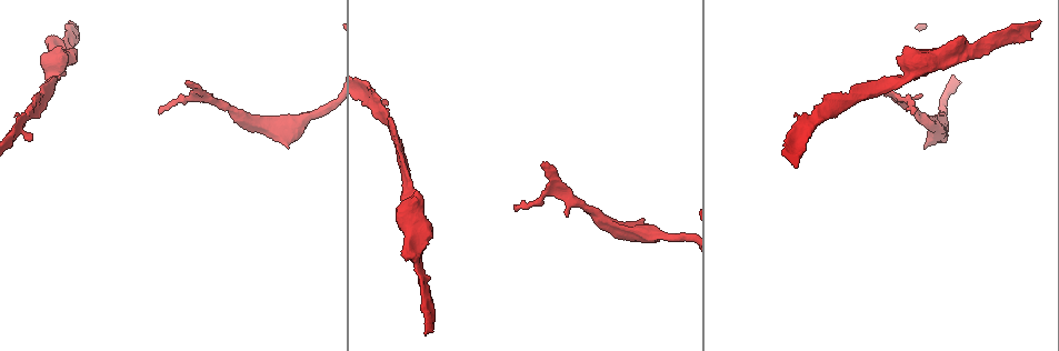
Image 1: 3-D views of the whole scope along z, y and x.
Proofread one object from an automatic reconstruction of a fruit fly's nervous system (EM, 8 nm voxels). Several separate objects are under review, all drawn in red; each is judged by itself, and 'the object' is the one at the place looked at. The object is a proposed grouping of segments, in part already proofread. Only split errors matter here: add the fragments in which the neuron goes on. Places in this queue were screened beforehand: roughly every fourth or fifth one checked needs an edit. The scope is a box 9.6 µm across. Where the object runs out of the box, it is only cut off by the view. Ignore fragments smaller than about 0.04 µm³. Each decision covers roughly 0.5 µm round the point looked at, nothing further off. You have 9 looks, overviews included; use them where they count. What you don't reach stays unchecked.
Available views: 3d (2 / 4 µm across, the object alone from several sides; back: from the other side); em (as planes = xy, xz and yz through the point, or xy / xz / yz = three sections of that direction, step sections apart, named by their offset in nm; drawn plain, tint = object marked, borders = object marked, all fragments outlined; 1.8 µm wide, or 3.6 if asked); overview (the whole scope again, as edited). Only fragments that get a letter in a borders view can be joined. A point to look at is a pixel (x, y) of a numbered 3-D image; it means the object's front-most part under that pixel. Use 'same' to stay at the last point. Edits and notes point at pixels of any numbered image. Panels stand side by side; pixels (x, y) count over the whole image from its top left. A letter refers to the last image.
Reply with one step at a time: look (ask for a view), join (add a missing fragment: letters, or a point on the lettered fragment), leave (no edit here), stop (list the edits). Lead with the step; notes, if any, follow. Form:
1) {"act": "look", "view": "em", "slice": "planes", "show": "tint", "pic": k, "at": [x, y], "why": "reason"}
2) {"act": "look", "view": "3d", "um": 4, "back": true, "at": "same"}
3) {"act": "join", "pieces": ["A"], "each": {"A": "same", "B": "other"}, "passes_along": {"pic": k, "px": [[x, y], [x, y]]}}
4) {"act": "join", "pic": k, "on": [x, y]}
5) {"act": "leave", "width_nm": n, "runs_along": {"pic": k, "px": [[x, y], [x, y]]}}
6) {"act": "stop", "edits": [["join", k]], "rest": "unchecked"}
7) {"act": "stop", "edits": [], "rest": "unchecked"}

{"act": "look", "view": "em", "slice": "planes", "show": "tint", "pic": 1, "at": [644, 220], "why": "stops while still wide"}

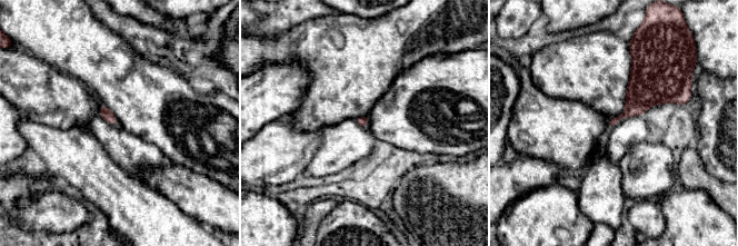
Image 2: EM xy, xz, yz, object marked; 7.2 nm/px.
{"act": "look", "view": "em", "slice": "planes", "show": "borders", "at": "same"}

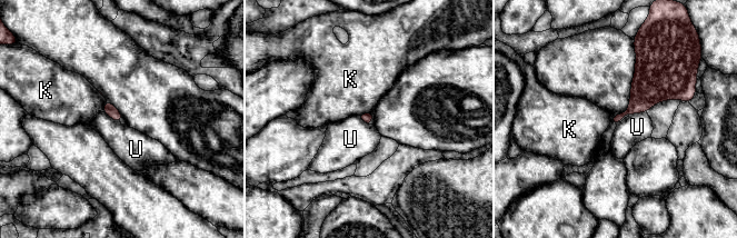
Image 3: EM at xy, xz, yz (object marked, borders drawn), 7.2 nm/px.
{"act": "leave", "each": {"K": "other", "U": "other"}, "found": "none of them fits"}

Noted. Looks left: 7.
{"act": "look", "view": "em", "slice": "planes", "show": "borders", "pic": 1, "at": [186, 83], "why": "tapers out"}

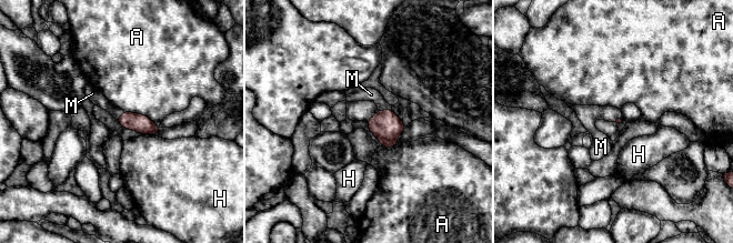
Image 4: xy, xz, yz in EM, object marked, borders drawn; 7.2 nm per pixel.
{"act": "join", "pieces": ["M"], "each": {"A": "other", "H": "other", "M": "same"}, "passes_along": {"pic": 4, "px": [[385, 124], [384, 110], [371, 94]]}, "found": "the neuron continues"}

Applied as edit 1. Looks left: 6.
{"act": "look", "view": "em", "slice": "yz", "step": 8, "show": "tint", "pic": 1, "at": [34, 99], "why": "an open end"}

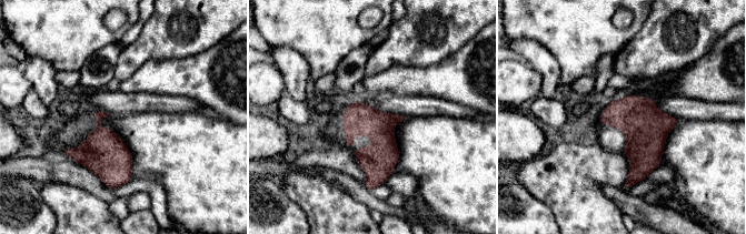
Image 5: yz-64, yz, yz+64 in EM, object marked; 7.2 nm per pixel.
{"act": "look", "view": "em", "slice": "planes", "show": "tint", "at": "same", "why": "another direction"}

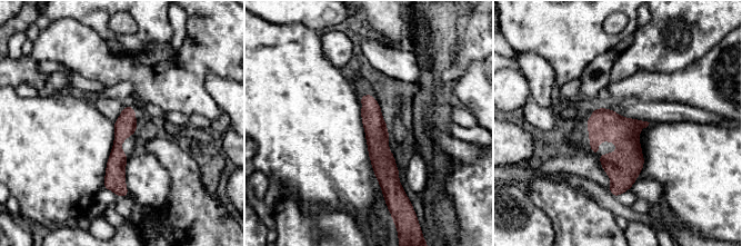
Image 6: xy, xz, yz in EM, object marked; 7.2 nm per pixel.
{"act": "look", "view": "em", "slice": "planes", "show": "borders", "at": "same", "why": "see the neighbours"}

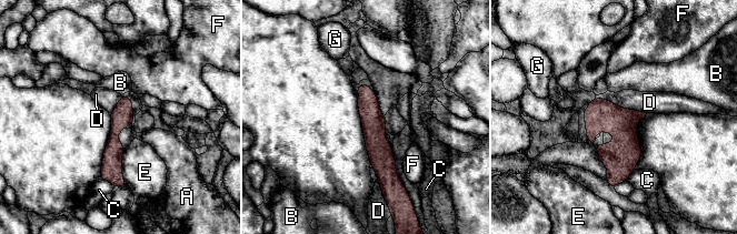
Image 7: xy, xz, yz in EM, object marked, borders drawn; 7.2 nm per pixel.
{"act": "leave", "width_nm": 160, "each": {"A": "other", "B": "other", "C": "other", "D": "other", "E": "other", "F": "other", "G": "other"}, "runs_along": {"pic": 7, "px": [[364, 88], [382, 160], [382, 180]]}, "found": "no lettered fragment goes on from it"}

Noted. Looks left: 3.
{"act": "stop", "edits": [["join", 4]], "rest": "unchecked"}

